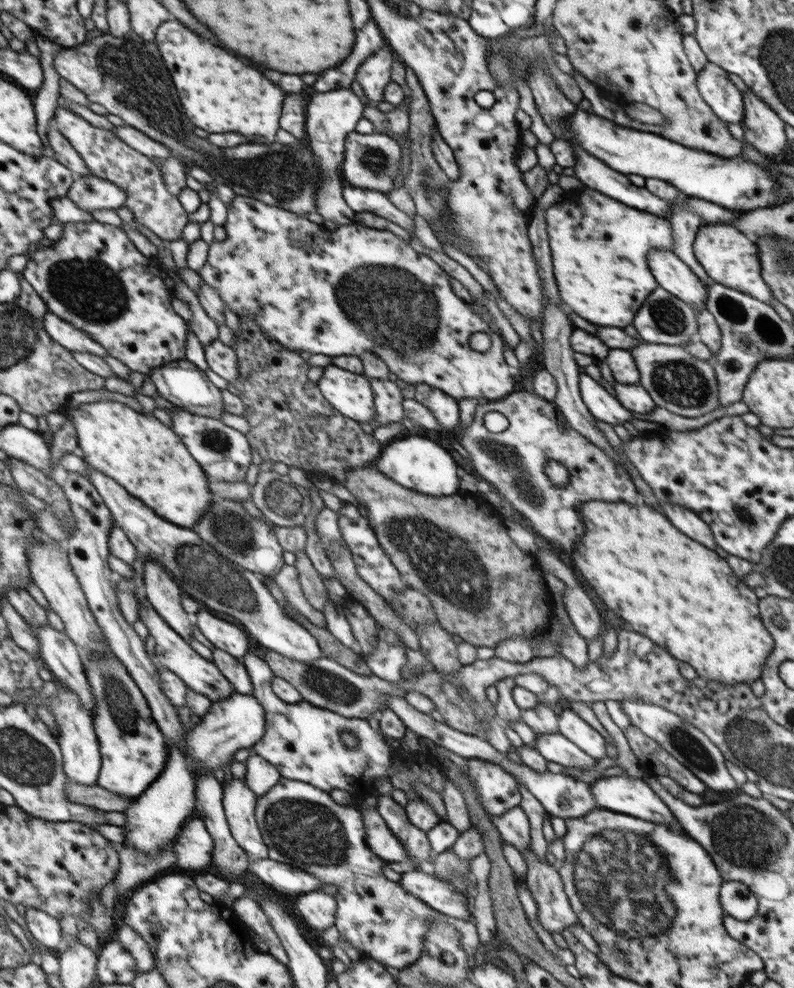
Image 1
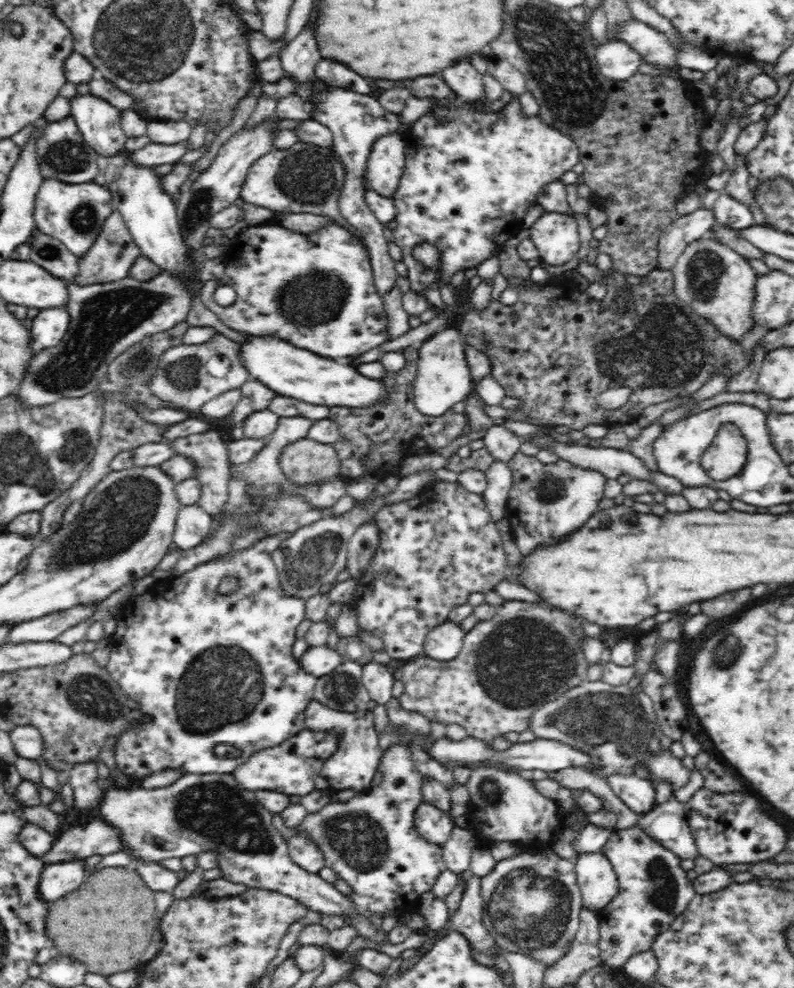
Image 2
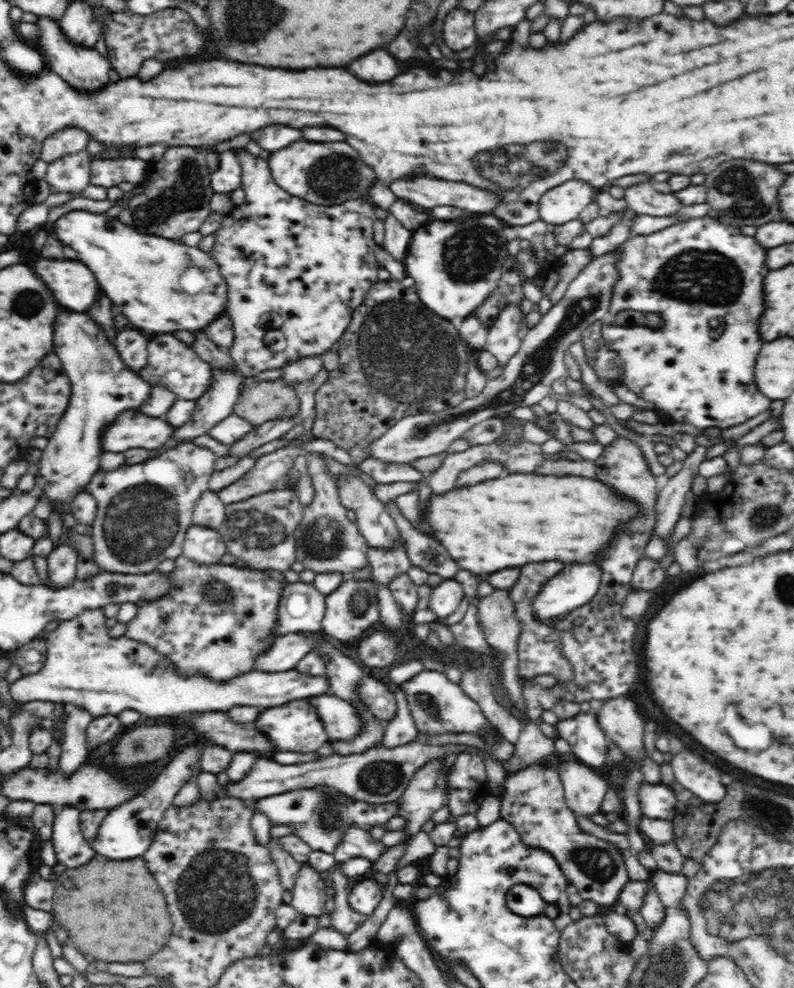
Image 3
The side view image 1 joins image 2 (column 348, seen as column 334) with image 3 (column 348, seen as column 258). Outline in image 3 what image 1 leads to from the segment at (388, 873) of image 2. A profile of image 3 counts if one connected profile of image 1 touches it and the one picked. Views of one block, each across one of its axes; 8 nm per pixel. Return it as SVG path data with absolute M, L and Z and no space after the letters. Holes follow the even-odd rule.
M300 789L285 791L283 795L272 795L265 801L252 799L249 806L253 811L258 810L264 816L268 816L272 826L292 825L298 838L311 848L312 851L320 850L326 854L334 854L338 844L342 844L344 833L351 825L358 829L370 831L374 826L383 827L390 818L397 816L395 804L370 804L350 797L339 799L324 799L324 793L320 789Z

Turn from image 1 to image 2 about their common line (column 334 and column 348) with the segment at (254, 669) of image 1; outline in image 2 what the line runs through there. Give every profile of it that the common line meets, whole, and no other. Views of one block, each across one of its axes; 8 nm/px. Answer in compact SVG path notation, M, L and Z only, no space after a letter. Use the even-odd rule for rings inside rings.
M312 699L305 710L306 729L311 731L330 731L338 733L338 748L325 760L320 772L314 778L317 790L340 791L351 788L365 791L372 786L375 775L380 772L381 758L384 750L378 747L379 735L375 731L373 711L338 712L325 704Z

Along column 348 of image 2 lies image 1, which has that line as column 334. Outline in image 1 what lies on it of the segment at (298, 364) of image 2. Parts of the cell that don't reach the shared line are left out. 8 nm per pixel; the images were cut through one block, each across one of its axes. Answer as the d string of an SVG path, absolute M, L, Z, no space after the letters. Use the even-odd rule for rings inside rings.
M324 366L317 385L324 398L338 412L358 422L371 422L377 415L369 379L339 366Z

